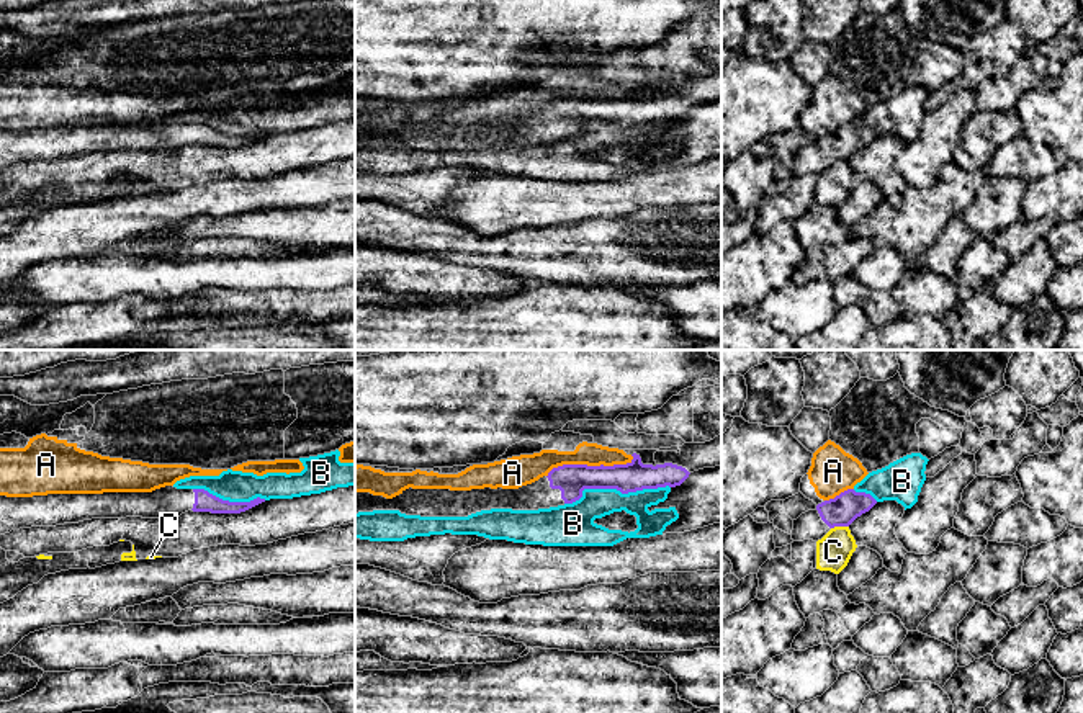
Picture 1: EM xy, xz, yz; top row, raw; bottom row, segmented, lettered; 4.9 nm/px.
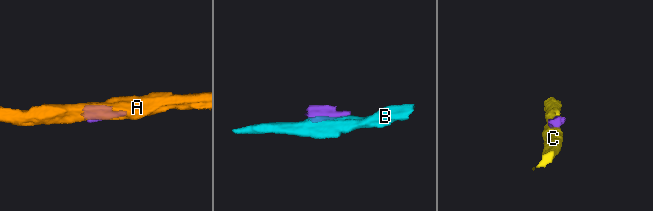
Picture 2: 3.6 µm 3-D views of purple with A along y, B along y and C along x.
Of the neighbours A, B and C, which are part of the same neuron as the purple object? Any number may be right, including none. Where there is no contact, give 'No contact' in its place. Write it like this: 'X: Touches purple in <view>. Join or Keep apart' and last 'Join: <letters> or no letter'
A: Touches purple in xz. Keep apart
B: Touches purple in xz. Keep apart
C: Touches purple in yz. Keep apart
Join: no letter

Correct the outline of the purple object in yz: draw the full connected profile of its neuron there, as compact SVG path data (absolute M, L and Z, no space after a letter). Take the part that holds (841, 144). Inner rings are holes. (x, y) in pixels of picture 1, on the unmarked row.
M847 123L834 132L816 139L821 154L829 160L849 160L857 150L869 146L877 134L865 126Z

